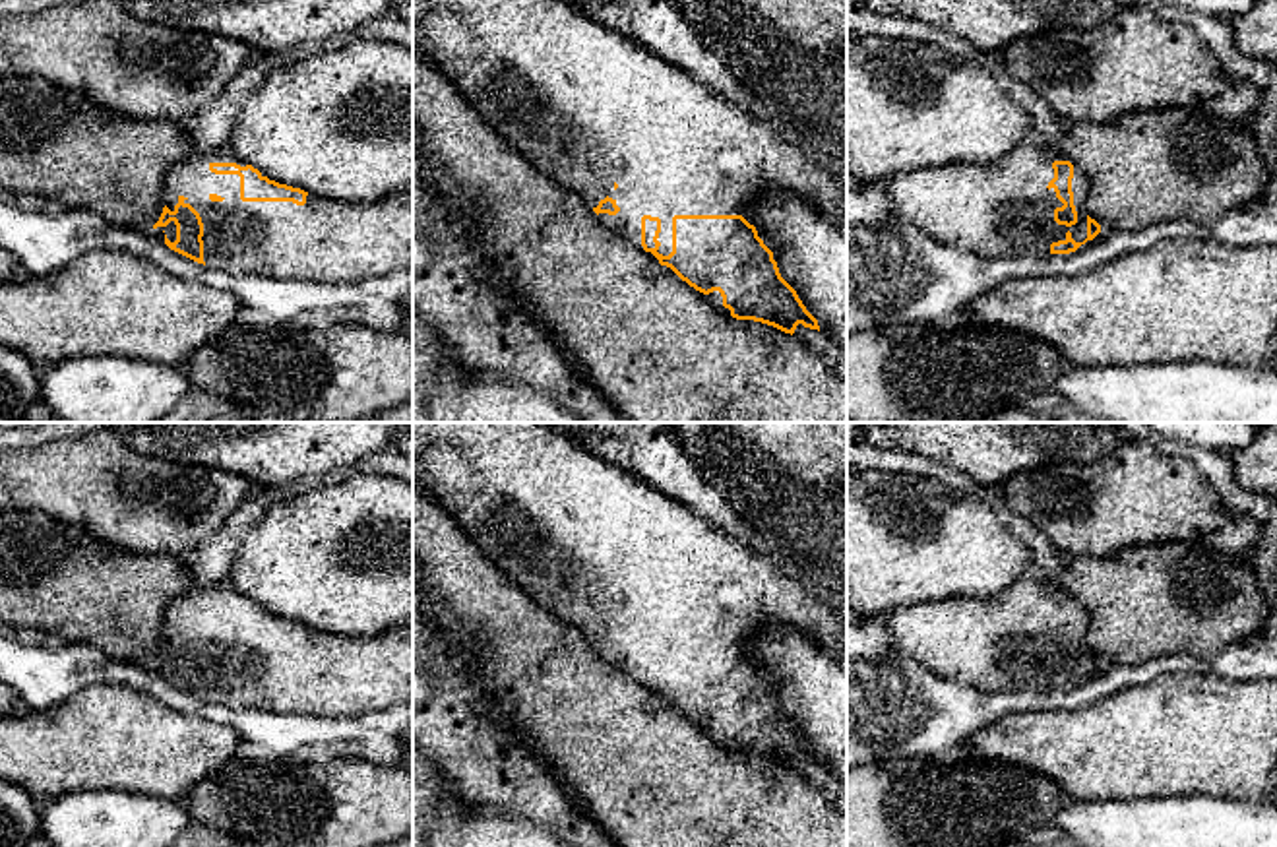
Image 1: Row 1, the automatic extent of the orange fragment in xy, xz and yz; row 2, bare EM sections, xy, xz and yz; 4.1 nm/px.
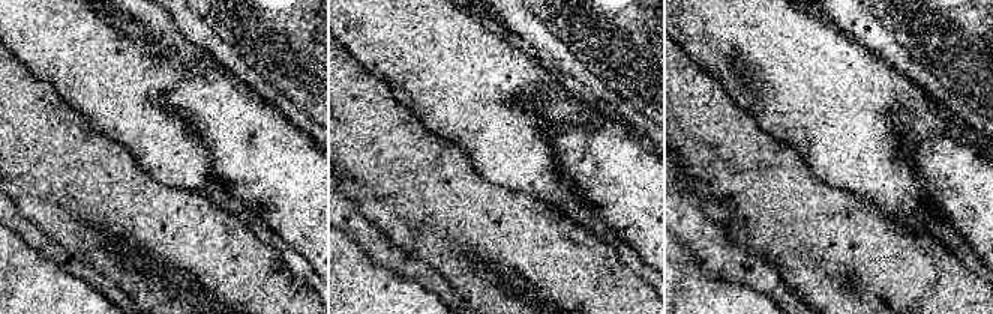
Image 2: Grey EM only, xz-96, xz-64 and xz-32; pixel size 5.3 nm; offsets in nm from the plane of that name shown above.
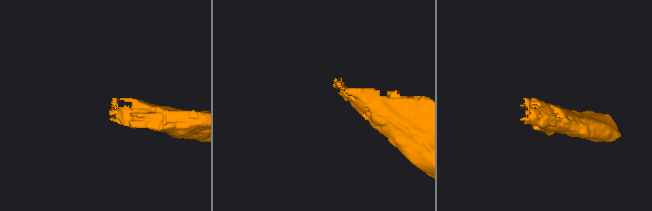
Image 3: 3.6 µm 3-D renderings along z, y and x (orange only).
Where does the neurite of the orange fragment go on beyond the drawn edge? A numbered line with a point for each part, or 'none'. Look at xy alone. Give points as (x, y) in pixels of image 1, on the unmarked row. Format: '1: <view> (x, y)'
1: xy (332, 675)

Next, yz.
1: yz (1004, 644)

